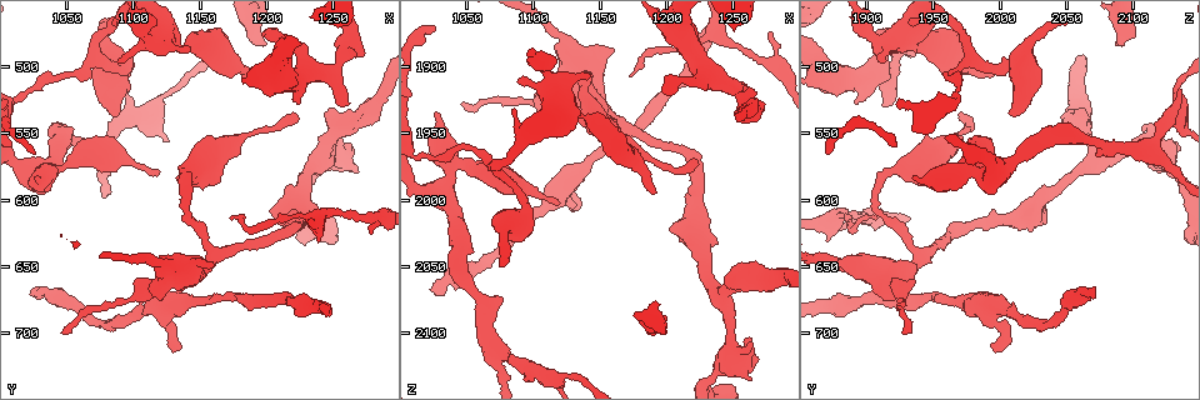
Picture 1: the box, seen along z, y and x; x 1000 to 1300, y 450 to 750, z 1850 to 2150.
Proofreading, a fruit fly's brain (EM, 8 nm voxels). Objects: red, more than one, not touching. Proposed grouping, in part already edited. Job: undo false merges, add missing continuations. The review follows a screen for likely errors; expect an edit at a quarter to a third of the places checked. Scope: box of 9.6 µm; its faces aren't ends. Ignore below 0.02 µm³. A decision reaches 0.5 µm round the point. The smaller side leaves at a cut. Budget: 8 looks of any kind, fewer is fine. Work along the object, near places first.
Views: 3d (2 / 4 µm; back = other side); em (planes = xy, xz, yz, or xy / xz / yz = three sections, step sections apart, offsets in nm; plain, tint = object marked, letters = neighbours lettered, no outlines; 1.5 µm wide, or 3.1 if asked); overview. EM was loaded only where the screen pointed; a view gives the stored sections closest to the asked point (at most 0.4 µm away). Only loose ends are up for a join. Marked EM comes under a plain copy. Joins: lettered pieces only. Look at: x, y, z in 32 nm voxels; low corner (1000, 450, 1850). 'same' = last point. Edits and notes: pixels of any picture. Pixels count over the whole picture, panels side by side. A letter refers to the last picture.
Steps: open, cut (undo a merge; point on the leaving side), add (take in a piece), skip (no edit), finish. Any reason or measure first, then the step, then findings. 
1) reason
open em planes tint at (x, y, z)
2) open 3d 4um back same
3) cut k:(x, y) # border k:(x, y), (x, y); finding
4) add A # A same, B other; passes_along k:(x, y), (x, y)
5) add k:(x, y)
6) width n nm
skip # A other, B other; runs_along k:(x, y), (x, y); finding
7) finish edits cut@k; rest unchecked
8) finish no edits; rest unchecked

open 3d 2um at (1020, 520, 1968)

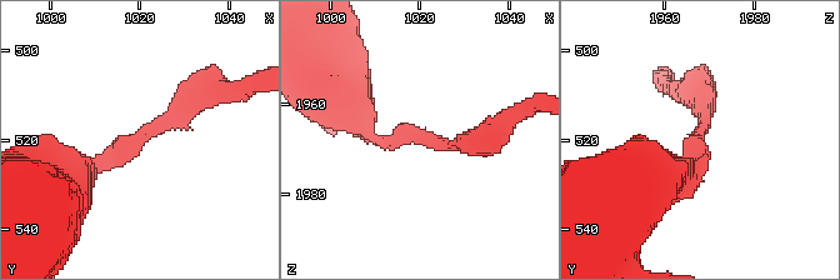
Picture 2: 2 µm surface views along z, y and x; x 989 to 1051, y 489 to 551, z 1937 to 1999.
arm_widths 180, 400 nm
open em xy step 4 tint at (1019, 519, 1966)

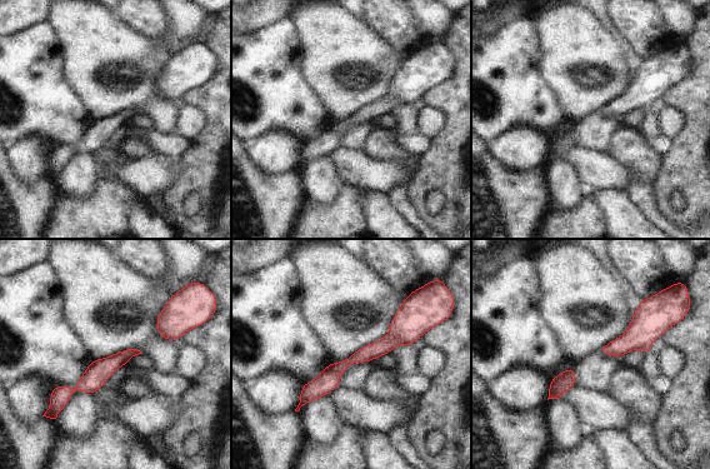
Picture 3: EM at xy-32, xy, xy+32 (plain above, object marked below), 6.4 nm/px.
open em yz step 4 letters same

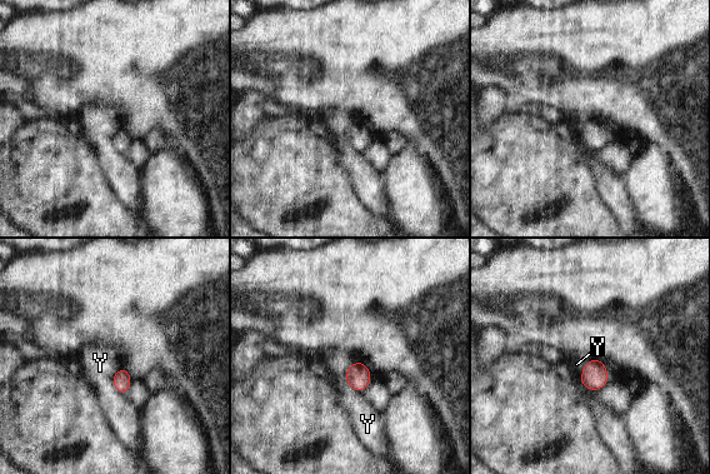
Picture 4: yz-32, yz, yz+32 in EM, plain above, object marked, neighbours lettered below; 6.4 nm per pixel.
skip # Y other; border 4:(358, 360), (345, 382), (359, 393); one neuron here

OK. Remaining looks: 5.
free end
open em xz step 4 tint at (1116, 582, 2002)

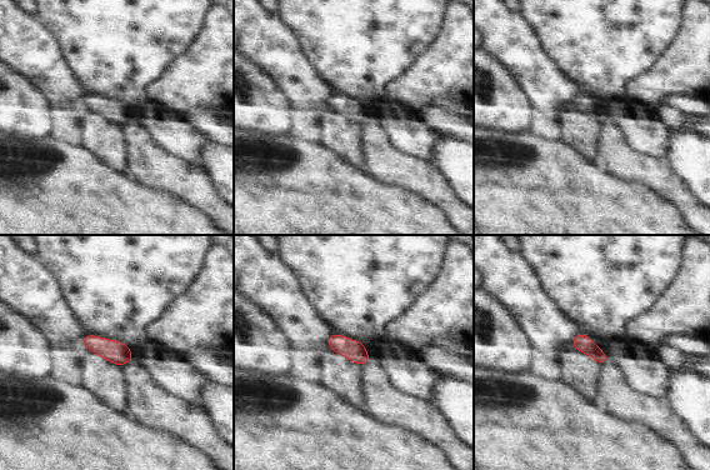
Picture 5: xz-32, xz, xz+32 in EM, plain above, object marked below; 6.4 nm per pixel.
open em xz step 4 letters same

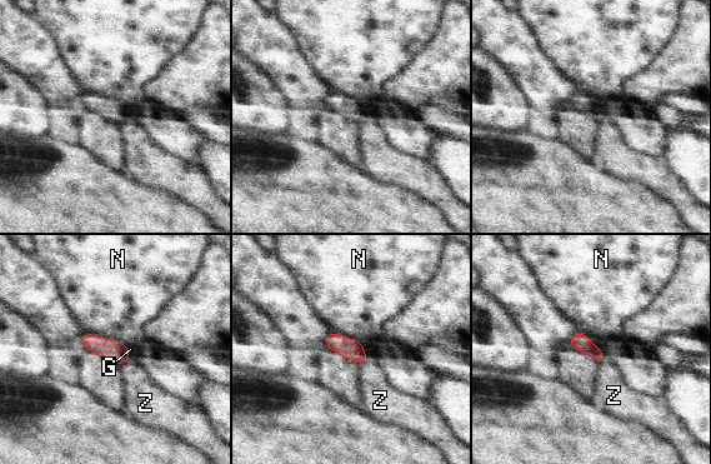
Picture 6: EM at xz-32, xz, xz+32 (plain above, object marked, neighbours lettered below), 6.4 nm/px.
skip # G other, N other, Z other; border 6:(130, 358), (119, 365); no lettered piece goes on from it

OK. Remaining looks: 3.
an open end
open em planes letters at (1028, 666, 2072)

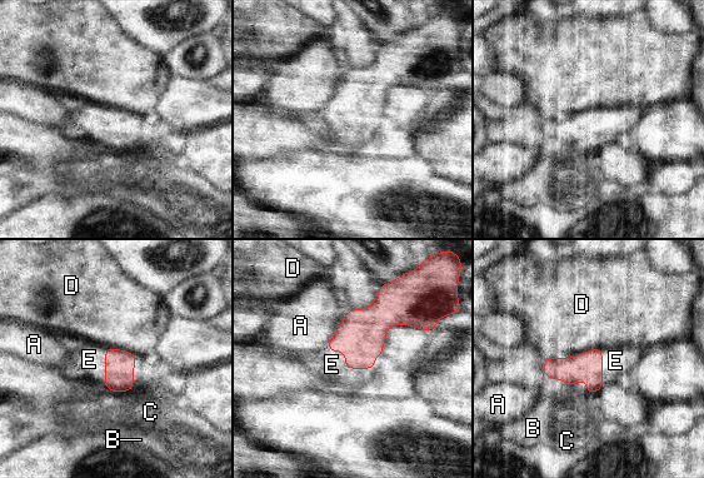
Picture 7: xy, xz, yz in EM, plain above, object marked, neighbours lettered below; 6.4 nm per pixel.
add E # A other, B other, C other, D other, E same; it goes on there

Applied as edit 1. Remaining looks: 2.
finish edits add@7; rest unchecked

